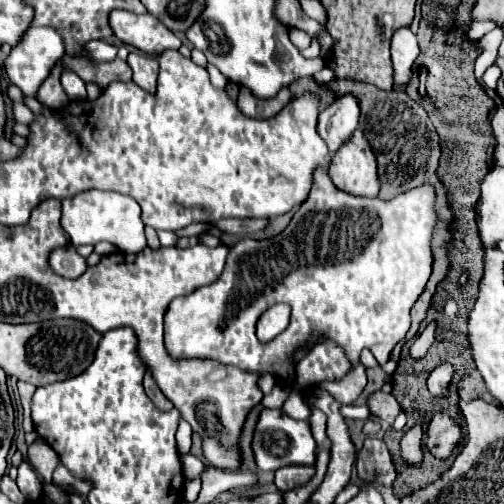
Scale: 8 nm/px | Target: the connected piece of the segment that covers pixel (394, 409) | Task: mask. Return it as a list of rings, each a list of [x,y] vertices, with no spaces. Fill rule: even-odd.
[[[374,392],[370,398],[368,398],[368,404],[370,404],[370,412],[374,416],[378,416],[380,420],[392,424],[394,418],[400,414],[400,404],[396,402],[396,398],[388,392]]]

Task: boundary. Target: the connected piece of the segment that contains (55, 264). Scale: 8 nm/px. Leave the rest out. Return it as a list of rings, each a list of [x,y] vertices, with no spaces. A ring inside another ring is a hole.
[[[72,244],[56,248],[50,252],[50,268],[64,278],[78,278],[84,274],[86,258],[82,258]]]

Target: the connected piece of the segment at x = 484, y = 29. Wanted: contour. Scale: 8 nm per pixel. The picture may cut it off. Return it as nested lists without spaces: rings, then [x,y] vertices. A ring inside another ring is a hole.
[[[473,21],[468,26],[466,36],[468,36],[468,39],[472,40],[472,42],[476,42],[483,35],[495,28],[498,28],[498,24],[494,24],[492,21]]]

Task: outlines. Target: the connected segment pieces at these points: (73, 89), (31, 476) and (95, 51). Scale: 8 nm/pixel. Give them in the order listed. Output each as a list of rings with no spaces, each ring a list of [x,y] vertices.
[[[64,72],[62,74],[62,88],[68,94],[70,100],[84,100],[86,98],[86,84],[82,82],[82,78],[74,72]]]
[[[27,461],[22,462],[18,467],[16,479],[20,491],[28,500],[36,500],[42,495],[42,482],[32,468]]]
[[[90,40],[84,44],[84,50],[90,54],[94,62],[112,62],[116,58],[116,46],[106,44],[102,40]]]

